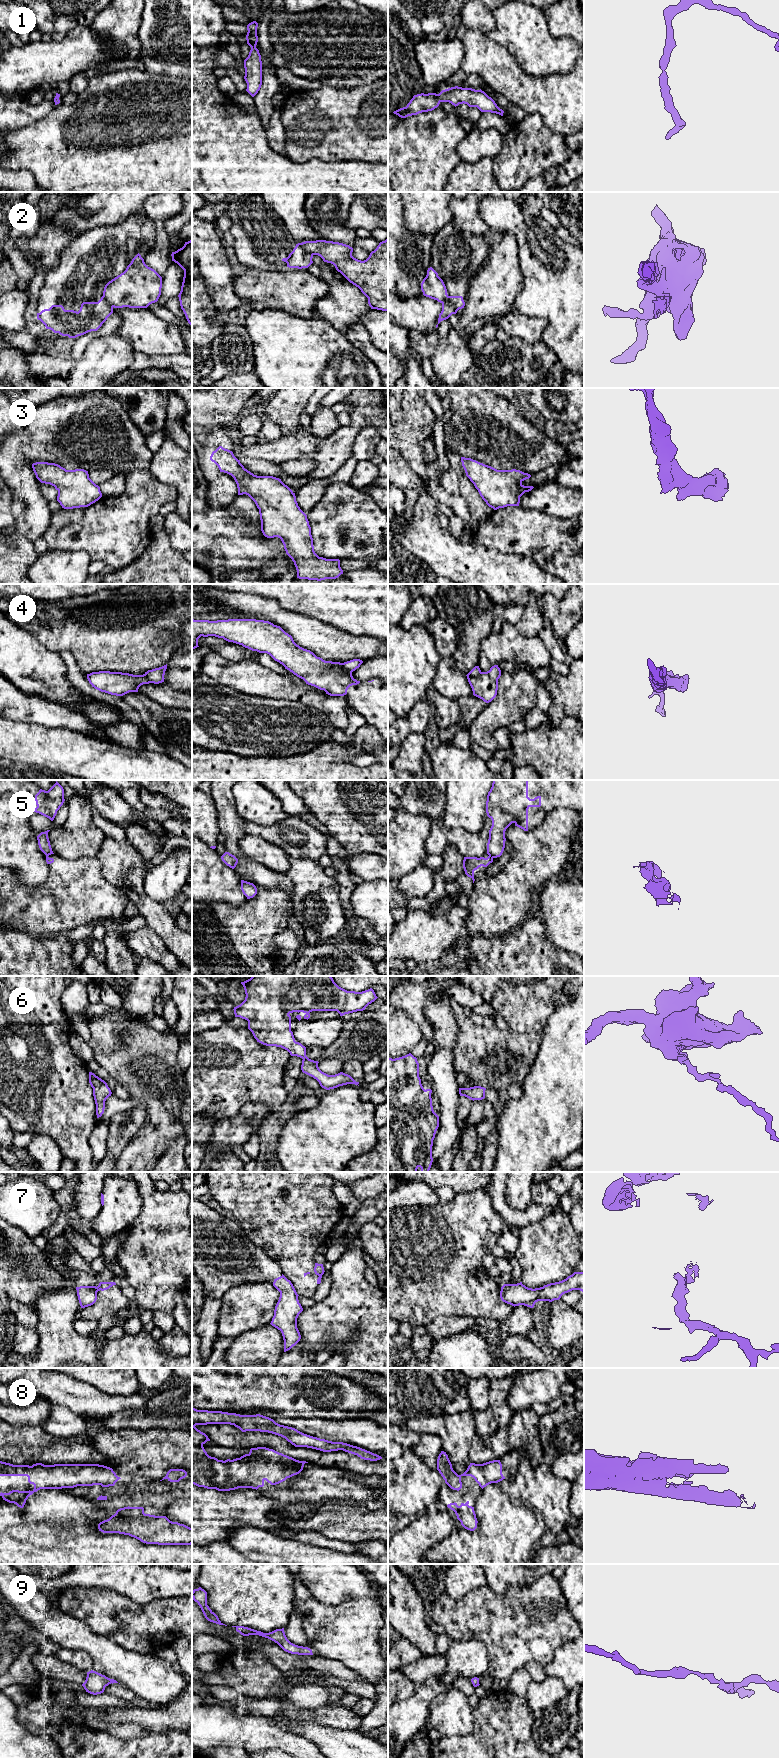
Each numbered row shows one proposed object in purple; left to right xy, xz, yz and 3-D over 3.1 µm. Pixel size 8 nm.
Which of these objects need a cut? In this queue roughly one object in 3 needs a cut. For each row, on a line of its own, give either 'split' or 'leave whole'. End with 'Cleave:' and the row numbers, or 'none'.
1: leave whole
2: split
3: leave whole
4: split
5: split
6: leave whole
7: split
8: leave whole
9: leave whole
Cleave: 2, 4, 5, 7

